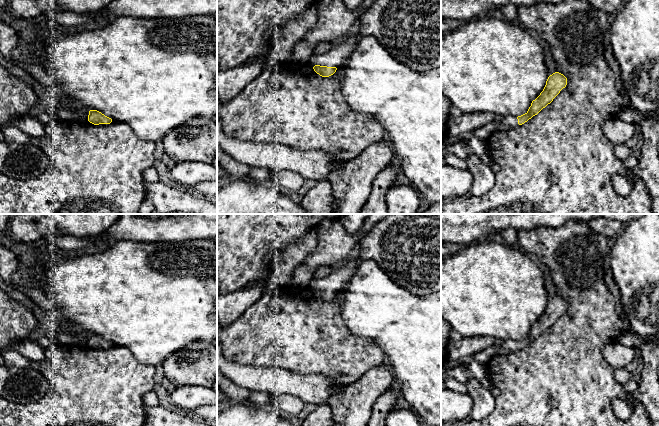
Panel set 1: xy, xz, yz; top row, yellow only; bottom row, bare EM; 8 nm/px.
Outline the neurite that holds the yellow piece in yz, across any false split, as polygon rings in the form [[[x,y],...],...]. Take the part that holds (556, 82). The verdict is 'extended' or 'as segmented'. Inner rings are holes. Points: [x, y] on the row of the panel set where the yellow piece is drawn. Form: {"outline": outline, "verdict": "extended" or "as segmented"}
{"outline": [[[555,72],[550,75],[546,81],[546,85],[540,95],[532,101],[528,111],[518,117],[506,116],[499,118],[500,123],[498,130],[506,131],[508,129],[522,125],[537,115],[543,108],[550,104],[553,99],[560,93],[560,91],[567,85],[567,78],[559,73]]], "verdict": "extended"}

